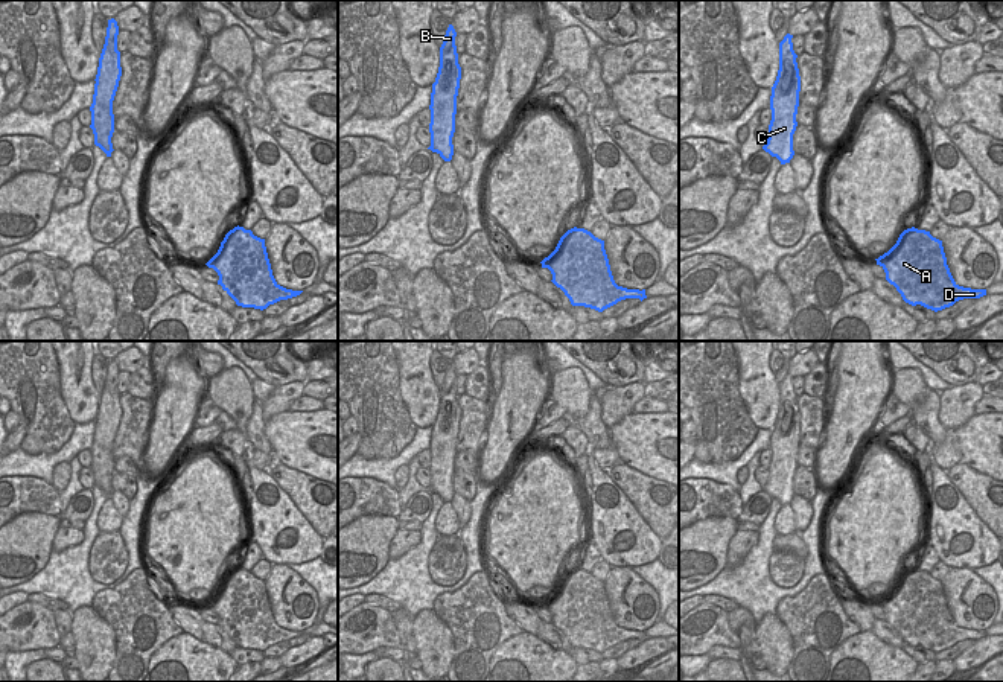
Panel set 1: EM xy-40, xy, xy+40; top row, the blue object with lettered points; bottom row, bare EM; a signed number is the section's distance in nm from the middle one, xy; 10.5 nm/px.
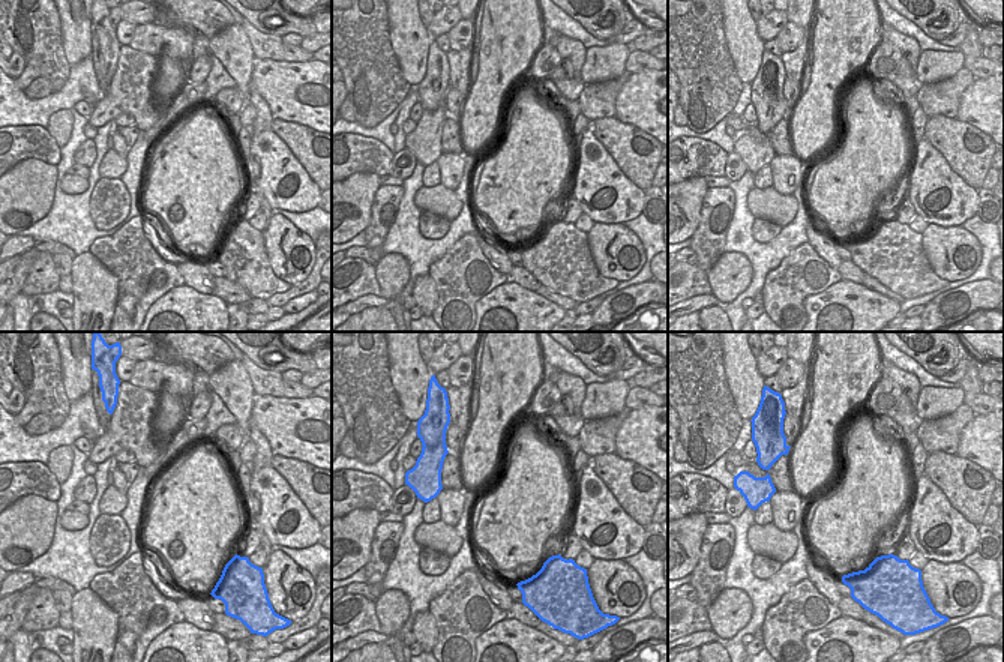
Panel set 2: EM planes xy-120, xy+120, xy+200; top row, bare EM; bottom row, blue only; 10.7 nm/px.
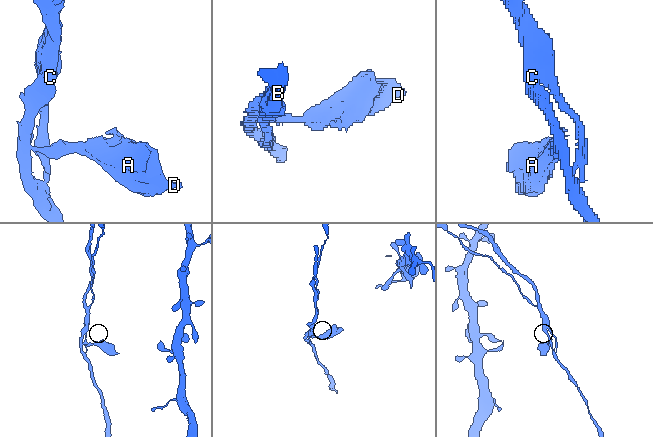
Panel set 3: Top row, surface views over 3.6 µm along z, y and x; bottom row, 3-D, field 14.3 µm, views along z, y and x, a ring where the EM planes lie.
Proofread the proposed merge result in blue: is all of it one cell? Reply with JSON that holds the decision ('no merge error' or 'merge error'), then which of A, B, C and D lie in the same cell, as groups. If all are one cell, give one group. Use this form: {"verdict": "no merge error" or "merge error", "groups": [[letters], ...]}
{"verdict": "merge error", "groups": [["A", "C", "D"], ["B"]]}

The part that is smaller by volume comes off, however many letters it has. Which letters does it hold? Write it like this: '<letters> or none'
B

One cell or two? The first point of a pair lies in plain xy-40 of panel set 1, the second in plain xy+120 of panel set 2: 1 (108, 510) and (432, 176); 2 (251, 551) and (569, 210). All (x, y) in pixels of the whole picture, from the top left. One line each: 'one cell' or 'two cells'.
1: one cell
2: one cell

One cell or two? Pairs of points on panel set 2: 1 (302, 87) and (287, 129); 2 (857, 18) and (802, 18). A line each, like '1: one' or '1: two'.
1: two
2: two

